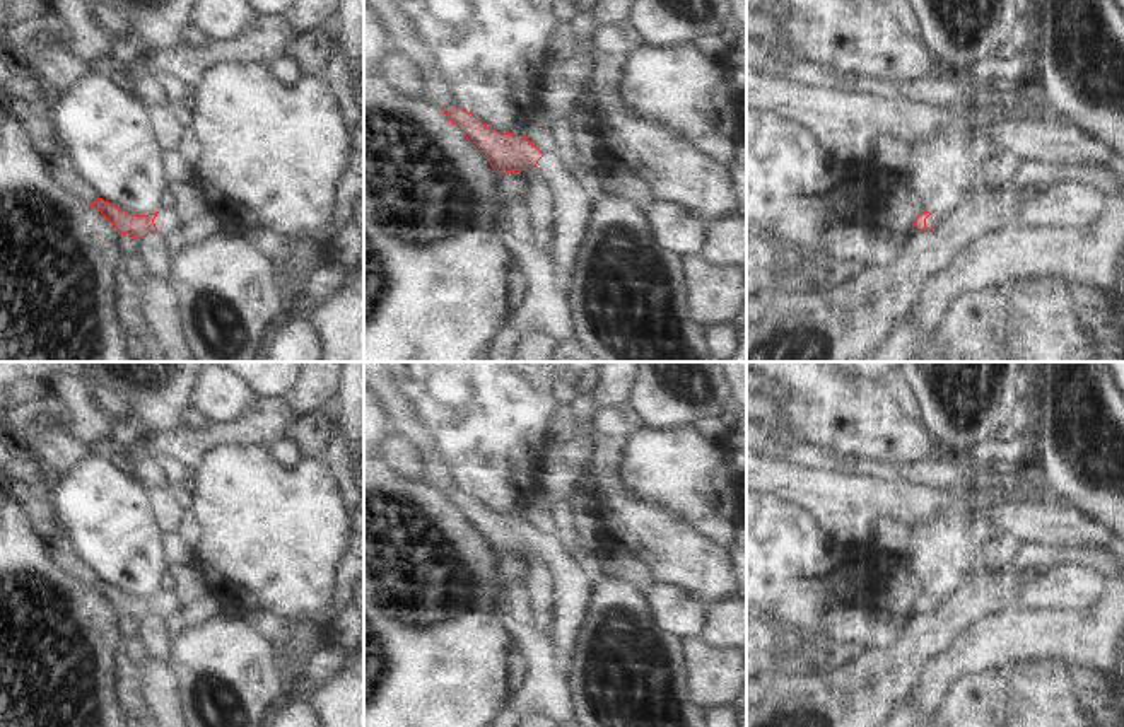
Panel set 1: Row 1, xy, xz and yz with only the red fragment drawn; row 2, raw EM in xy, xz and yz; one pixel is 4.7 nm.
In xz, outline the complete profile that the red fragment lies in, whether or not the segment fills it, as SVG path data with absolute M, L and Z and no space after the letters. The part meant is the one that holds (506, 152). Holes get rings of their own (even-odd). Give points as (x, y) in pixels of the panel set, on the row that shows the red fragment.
M449 104L442 111L465 133L471 147L490 162L499 177L506 172L518 174L521 167L540 169L555 195L553 258L559 283L569 288L596 210L581 181L565 169L555 154L540 152L528 137L497 131L458 104Z

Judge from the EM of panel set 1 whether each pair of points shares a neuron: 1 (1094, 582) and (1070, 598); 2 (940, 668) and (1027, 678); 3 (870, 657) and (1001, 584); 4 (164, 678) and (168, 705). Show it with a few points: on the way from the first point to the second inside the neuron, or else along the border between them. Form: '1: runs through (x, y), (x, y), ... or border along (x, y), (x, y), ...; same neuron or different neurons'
1: runs through (1088, 586), (1075, 593); same neuron
2: border along (1042, 659), (1015, 659), (1001, 668); different neurons
3: runs through (902, 657), (928, 635), (940, 630), (969, 603); same neuron
4: runs through (164, 685), (164, 698); same neuron

